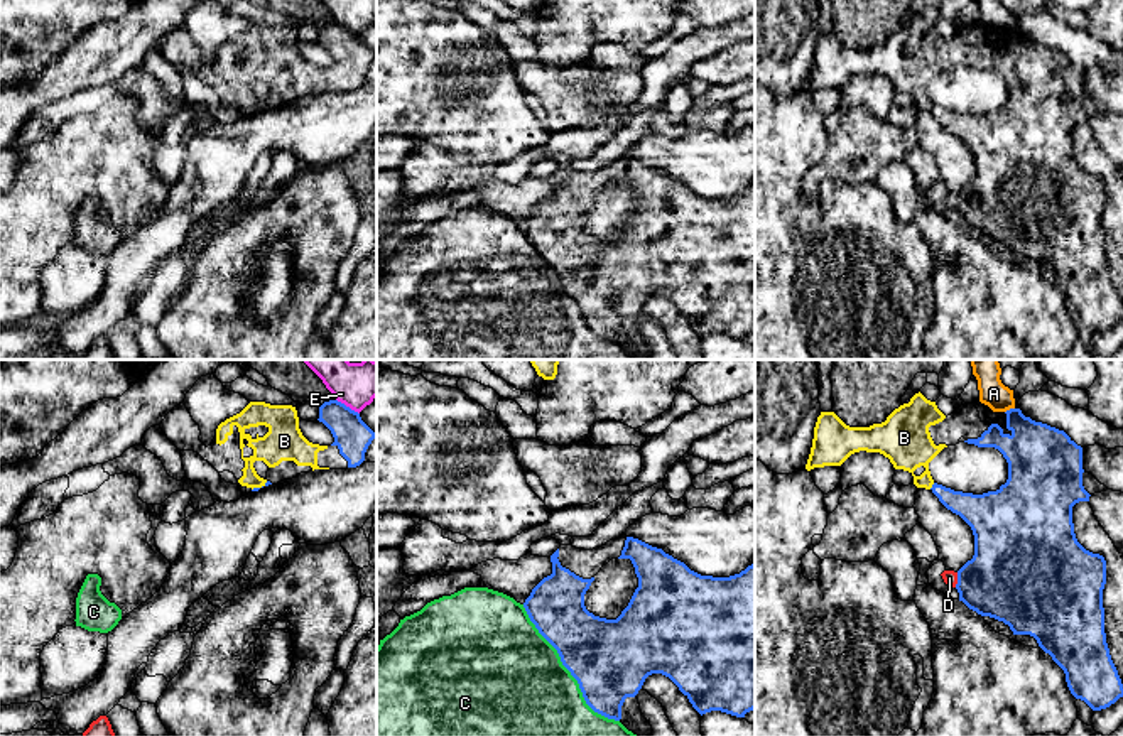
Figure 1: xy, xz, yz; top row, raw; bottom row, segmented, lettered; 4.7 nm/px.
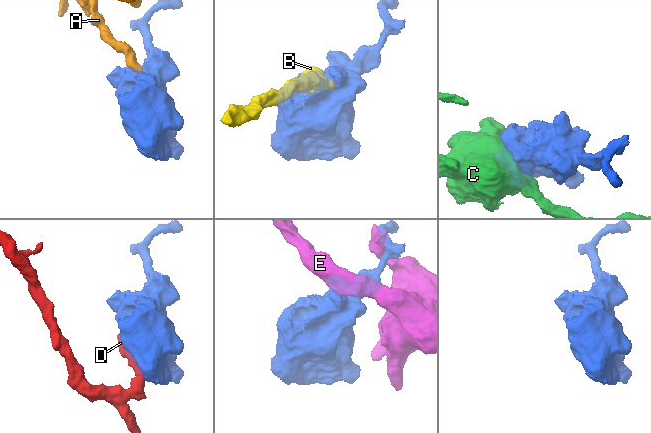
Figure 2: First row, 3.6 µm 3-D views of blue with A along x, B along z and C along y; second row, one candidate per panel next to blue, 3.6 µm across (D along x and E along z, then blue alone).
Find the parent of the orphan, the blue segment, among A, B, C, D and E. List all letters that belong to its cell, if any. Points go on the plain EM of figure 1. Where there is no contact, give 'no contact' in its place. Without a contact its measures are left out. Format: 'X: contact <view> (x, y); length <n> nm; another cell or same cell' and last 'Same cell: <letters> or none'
A: contact yz (1010, 31); length 50 nm; another cell
B: contact yz (933, 108); length 40 nm; same cell
C: contact xz (568, 291); length 700 nm; another cell
D: contact yz (958, 201); length 70 nm; another cell
E: contact xy (348, 29); length 130 nm; another cell
Same cell: B

